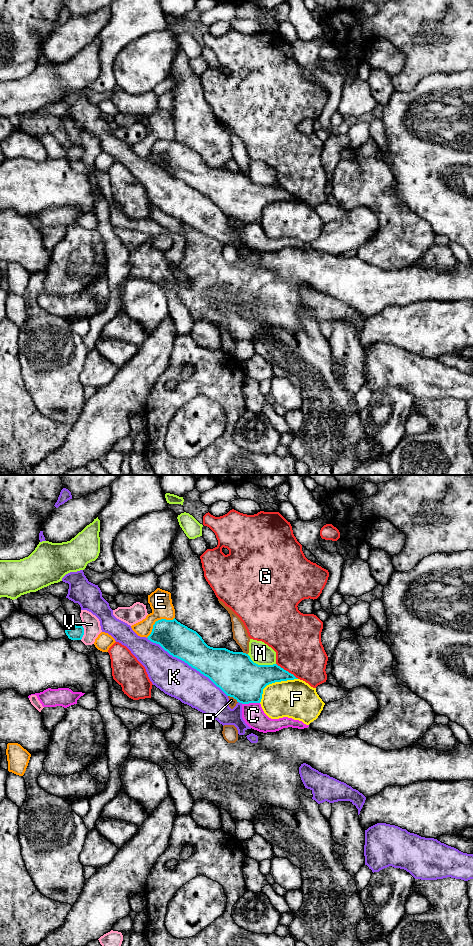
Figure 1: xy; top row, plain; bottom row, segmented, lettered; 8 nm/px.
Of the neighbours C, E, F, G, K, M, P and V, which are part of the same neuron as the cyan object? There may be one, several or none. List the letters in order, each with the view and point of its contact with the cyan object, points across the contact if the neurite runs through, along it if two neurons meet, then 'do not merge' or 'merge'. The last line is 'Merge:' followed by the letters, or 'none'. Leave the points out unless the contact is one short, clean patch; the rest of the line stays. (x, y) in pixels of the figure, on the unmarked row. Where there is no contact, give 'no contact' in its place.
C: xy (250, 222) | along xy (259, 222), (242, 224) | do not merge
E: xy (158, 140) | do not merge
F: xy (273, 202) | do not merge
G: xy (287, 191) | do not merge
K: xy (187, 183) | do not merge
M: xy (261, 185) | do not merge
P: xy (233, 217) | do not merge
V: xy (83, 152) | do not merge
Merge: none

